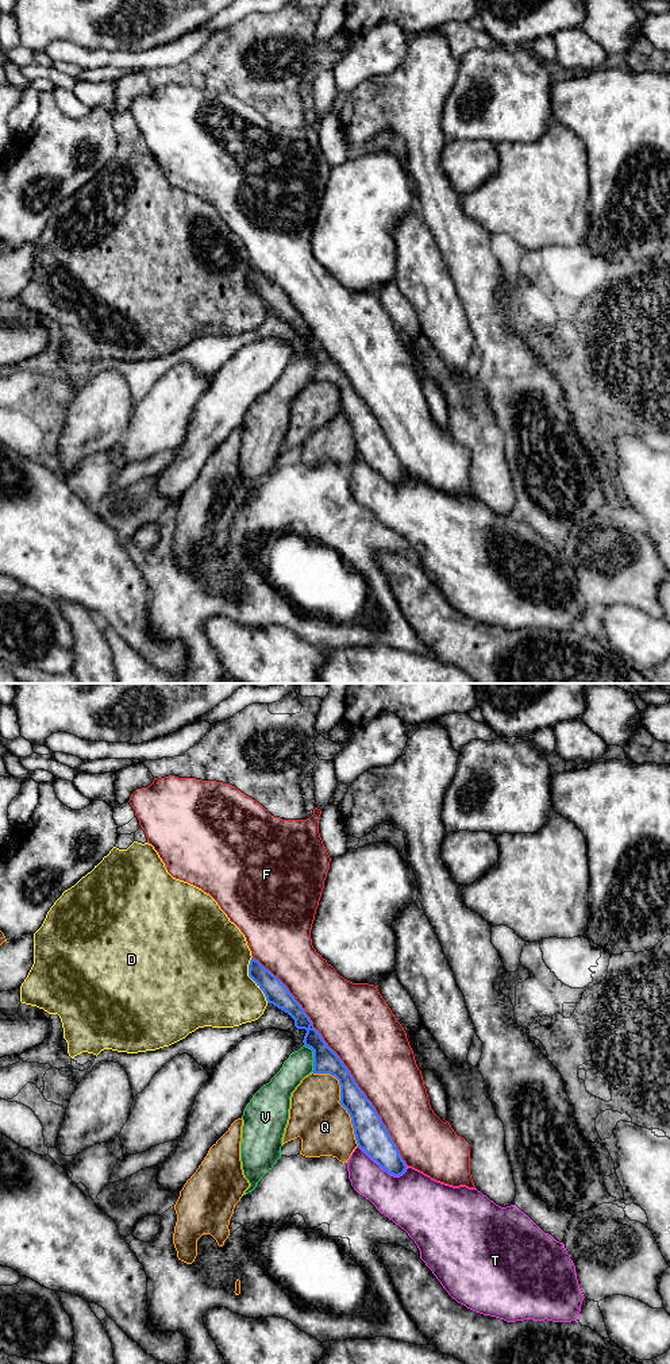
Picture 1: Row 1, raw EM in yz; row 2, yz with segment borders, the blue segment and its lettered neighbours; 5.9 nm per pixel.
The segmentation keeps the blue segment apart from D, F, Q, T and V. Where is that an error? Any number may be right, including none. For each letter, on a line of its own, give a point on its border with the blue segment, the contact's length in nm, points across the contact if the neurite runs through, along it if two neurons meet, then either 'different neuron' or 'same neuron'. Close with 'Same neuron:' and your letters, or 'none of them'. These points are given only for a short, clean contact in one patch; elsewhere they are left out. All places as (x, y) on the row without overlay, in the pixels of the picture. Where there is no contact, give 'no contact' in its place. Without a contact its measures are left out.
D: yz (251, 286) | 300 nm | different neuron
F: yz (339, 368) | 1550 nm | different neuron
Q: yz (339, 409) | 550 nm | different neuron
T: yz (382, 477) | 320 nm | different neuron
V: yz (314, 366) | 180 nm | along yz (304, 353), (312, 359), (312, 380) | different neuron
Same neuron: none of them

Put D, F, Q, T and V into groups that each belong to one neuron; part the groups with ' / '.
D / F / Q V / T

